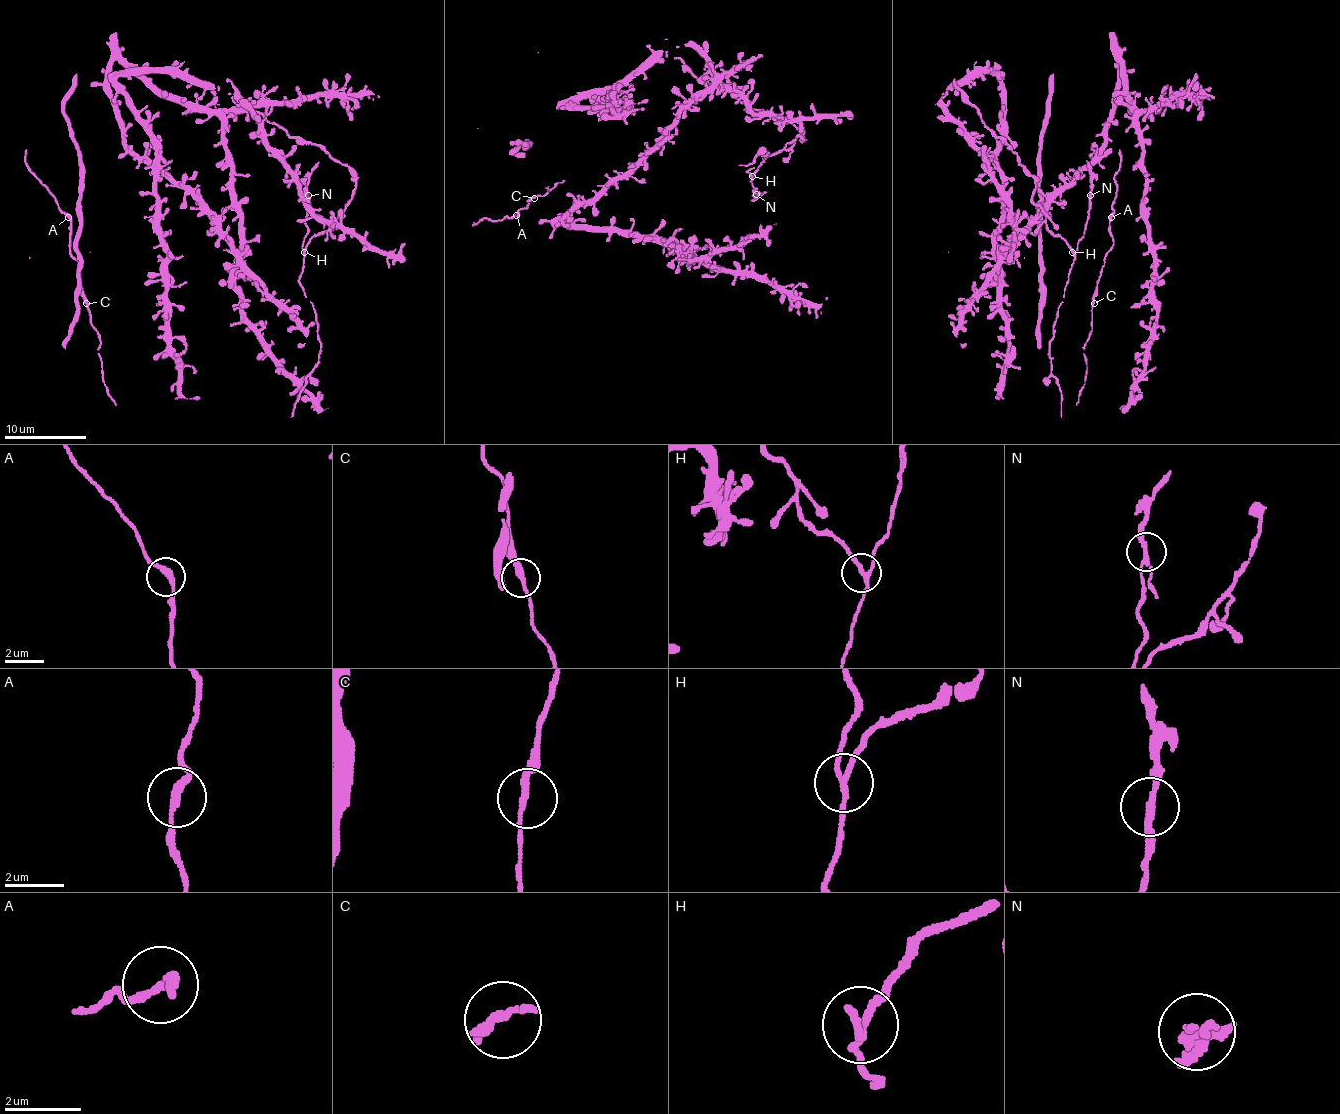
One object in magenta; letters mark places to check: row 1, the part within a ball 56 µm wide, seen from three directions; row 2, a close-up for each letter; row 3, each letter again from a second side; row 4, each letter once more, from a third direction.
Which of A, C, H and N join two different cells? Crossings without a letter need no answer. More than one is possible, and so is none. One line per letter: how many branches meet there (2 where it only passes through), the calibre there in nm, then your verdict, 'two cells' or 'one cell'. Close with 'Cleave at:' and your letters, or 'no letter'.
A: 2 branches meet; 240 nm thick; one cell
C: 2 branches meet; 240 nm thick; one cell
H: 3 branches meet; 170 nm thick; two cells
N: 2 branches meet; 200 nm thick; two cells
Cleave at: H, N

